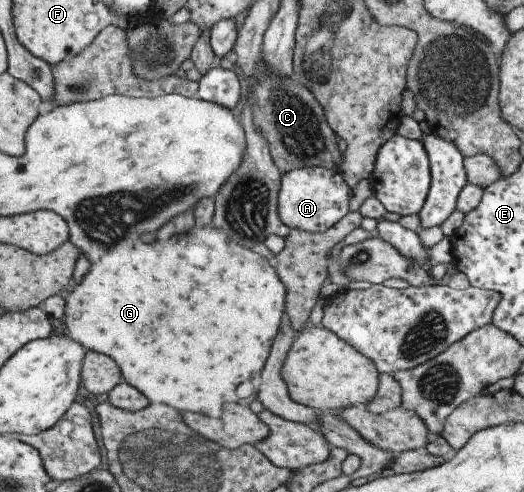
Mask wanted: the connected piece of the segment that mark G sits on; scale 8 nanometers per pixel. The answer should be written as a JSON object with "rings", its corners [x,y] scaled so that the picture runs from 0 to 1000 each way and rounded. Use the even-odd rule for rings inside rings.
{"rings":[[[370,461],[366,470],[351,478],[324,482],[317,490],[290,490],[290,494],[256,494],[248,506],[229,514],[221,526],[202,522],[170,539],[168,549],[153,567],[153,575],[139,581],[120,600],[120,644],[126,661],[126,677],[132,687],[149,695],[162,711],[206,722],[214,734],[221,734],[233,770],[244,783],[275,801],[286,821],[313,819],[342,837],[370,837],[410,850],[422,841],[427,821],[458,821],[473,825],[487,811],[487,799],[496,783],[496,762],[504,746],[515,701],[523,681],[531,677],[531,661],[538,657],[544,622],[544,583],[532,569],[525,547],[511,539],[511,530],[500,518],[466,506],[450,494],[443,494],[420,465],[412,461]]]}

